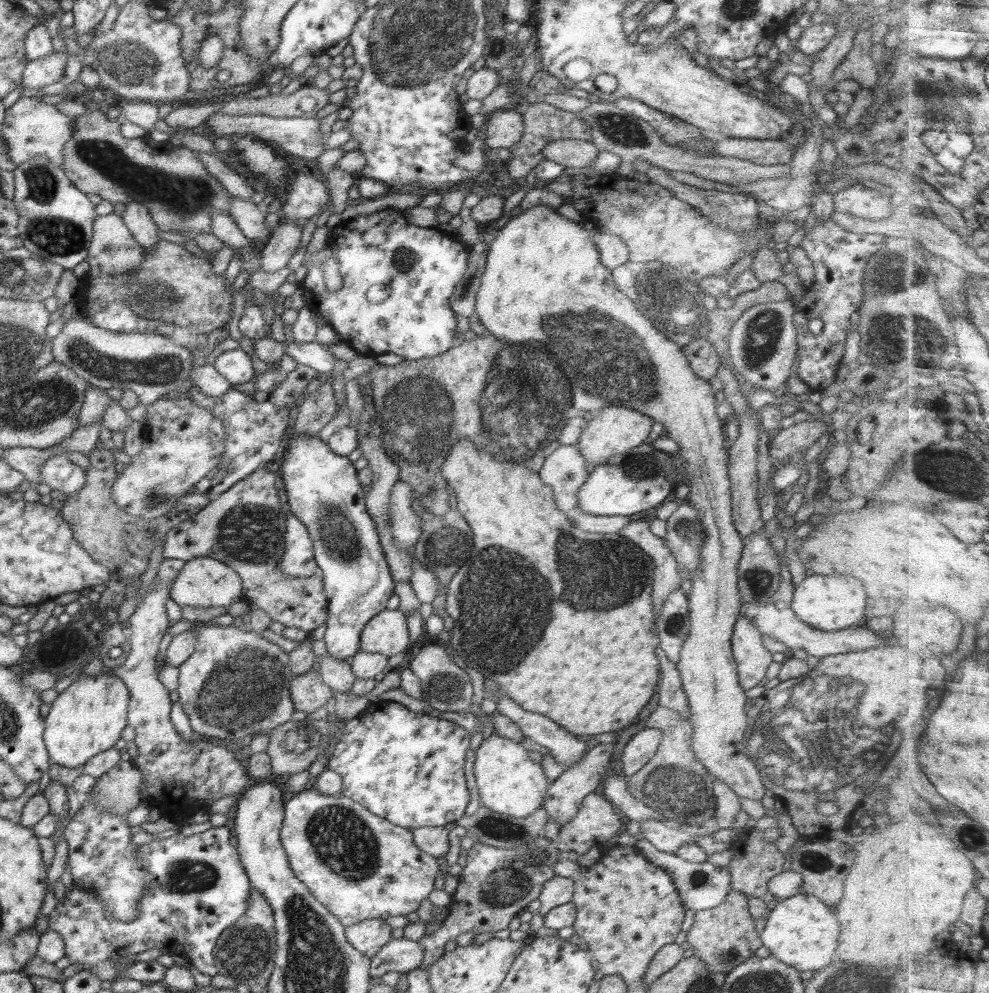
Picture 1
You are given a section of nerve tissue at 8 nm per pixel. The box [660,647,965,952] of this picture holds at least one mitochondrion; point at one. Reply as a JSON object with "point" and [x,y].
{"point":[809,734]}

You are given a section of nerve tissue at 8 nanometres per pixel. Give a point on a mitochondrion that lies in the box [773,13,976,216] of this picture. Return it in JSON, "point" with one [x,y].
{"point":[921,87]}

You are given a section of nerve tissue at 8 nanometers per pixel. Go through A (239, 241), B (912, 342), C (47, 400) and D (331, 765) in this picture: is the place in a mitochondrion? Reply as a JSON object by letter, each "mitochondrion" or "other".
{"A":"other","B":"mitochondrion","C":"mitochondrion","D":"other"}

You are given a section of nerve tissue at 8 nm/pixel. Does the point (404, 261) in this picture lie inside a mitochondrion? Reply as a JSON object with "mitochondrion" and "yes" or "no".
{"mitochondrion":"yes"}

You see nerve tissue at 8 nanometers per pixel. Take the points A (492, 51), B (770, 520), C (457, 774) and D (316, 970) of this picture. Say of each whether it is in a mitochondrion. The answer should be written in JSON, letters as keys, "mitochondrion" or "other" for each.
{"A":"mitochondrion","B":"other","C":"other","D":"mitochondrion"}

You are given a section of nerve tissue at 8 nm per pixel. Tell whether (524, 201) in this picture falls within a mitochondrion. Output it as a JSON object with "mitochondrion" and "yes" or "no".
{"mitochondrion":"no"}

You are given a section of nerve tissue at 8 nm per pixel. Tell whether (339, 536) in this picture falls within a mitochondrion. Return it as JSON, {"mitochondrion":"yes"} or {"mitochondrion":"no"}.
{"mitochondrion":"yes"}

